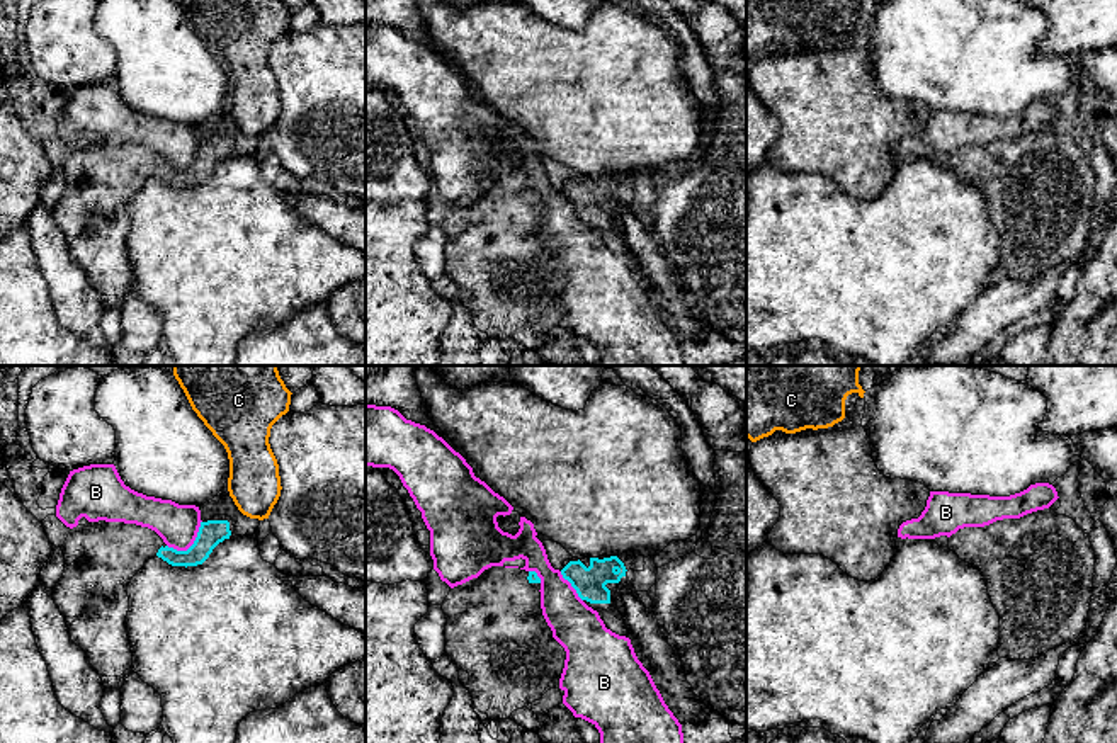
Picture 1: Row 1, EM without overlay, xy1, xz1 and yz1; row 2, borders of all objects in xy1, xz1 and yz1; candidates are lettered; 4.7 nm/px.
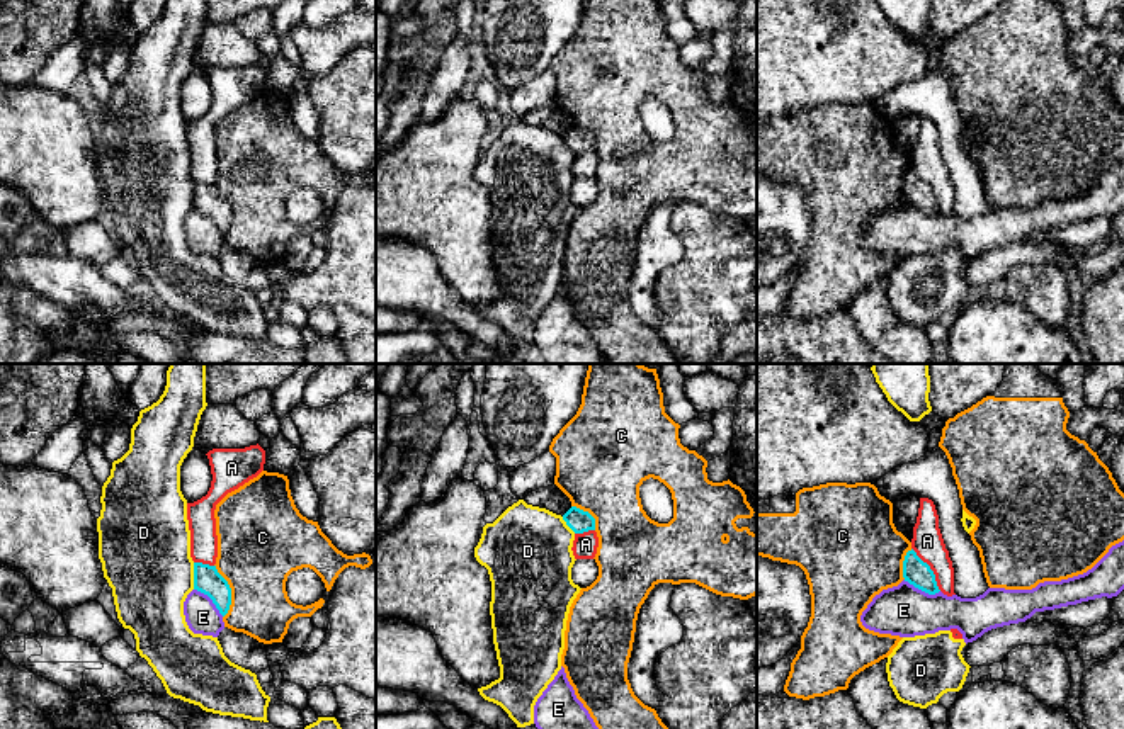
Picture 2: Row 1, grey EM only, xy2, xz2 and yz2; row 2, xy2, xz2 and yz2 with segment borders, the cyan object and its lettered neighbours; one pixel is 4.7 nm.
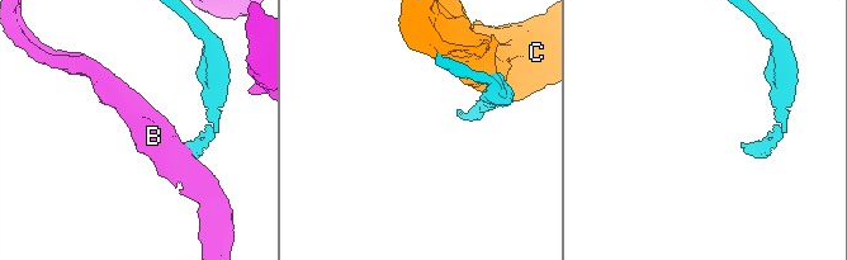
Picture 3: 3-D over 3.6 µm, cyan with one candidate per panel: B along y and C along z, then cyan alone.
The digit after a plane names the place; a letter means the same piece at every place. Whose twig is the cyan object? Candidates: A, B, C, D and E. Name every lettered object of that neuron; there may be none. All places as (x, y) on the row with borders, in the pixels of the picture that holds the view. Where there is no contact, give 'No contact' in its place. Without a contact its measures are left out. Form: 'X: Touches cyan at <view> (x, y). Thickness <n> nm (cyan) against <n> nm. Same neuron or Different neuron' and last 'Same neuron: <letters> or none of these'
A: Touches cyan at yz2 (930, 570). Thickness 120 nm (cyan) against 150 nm. Different neuron
B: Touches cyan at xy1 (192, 544). Thickness 120 nm (cyan) against 190 nm. Different neuron
C: Touches cyan at xy2 (230, 592). Thickness 130 nm (cyan) against 380 nm. Different neuron
D: Touches cyan at xy2 (194, 576). Thickness 130 nm (cyan) against 420 nm. Different neuron
E: Touches cyan at yz2 (922, 590). Thickness 120 nm (cyan) against 240 nm. Different neuron
Same neuron: none of these

